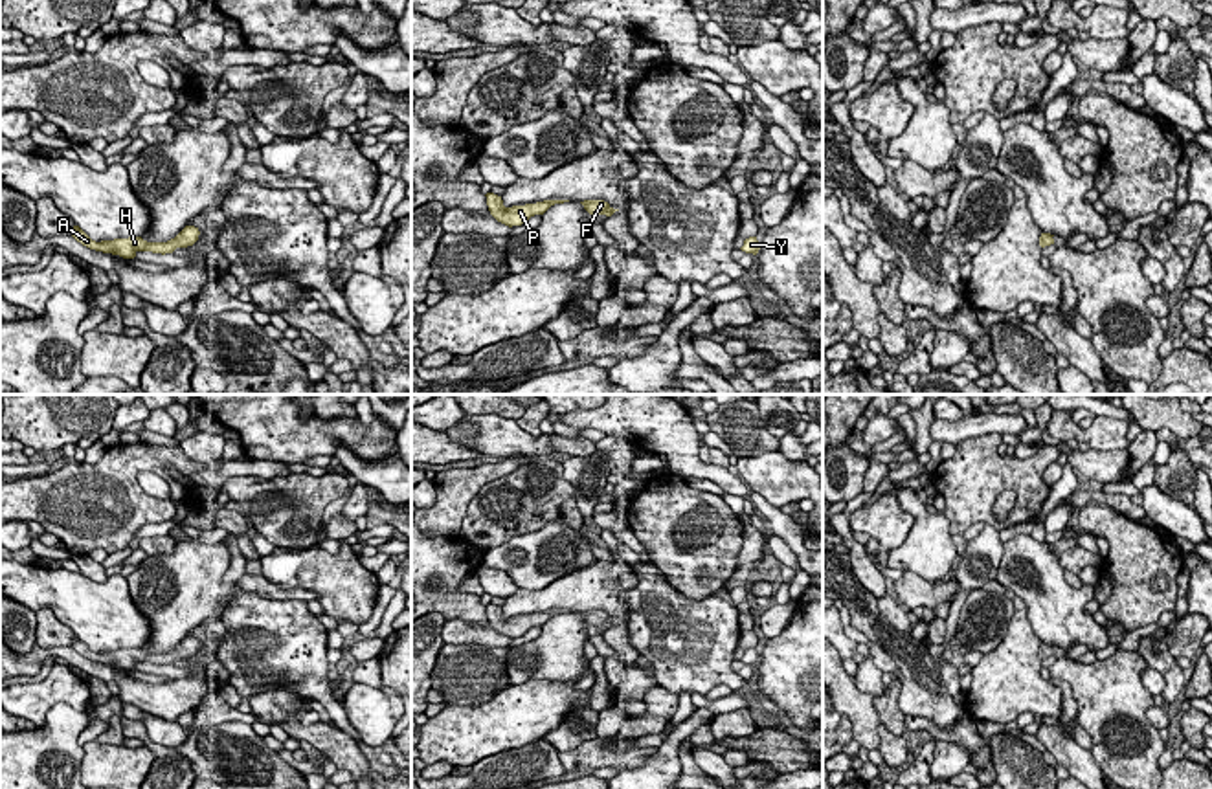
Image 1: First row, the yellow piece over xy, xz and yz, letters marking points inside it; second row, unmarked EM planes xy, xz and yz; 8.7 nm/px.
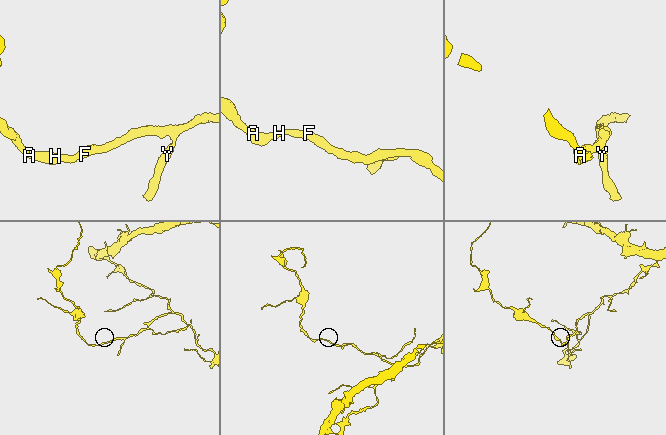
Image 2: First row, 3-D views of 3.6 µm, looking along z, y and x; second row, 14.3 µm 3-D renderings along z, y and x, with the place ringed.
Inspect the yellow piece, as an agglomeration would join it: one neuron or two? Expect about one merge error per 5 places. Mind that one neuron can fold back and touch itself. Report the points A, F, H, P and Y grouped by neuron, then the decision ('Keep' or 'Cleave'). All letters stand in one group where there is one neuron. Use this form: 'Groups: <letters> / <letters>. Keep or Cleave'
Groups: A F H P Y. Keep

